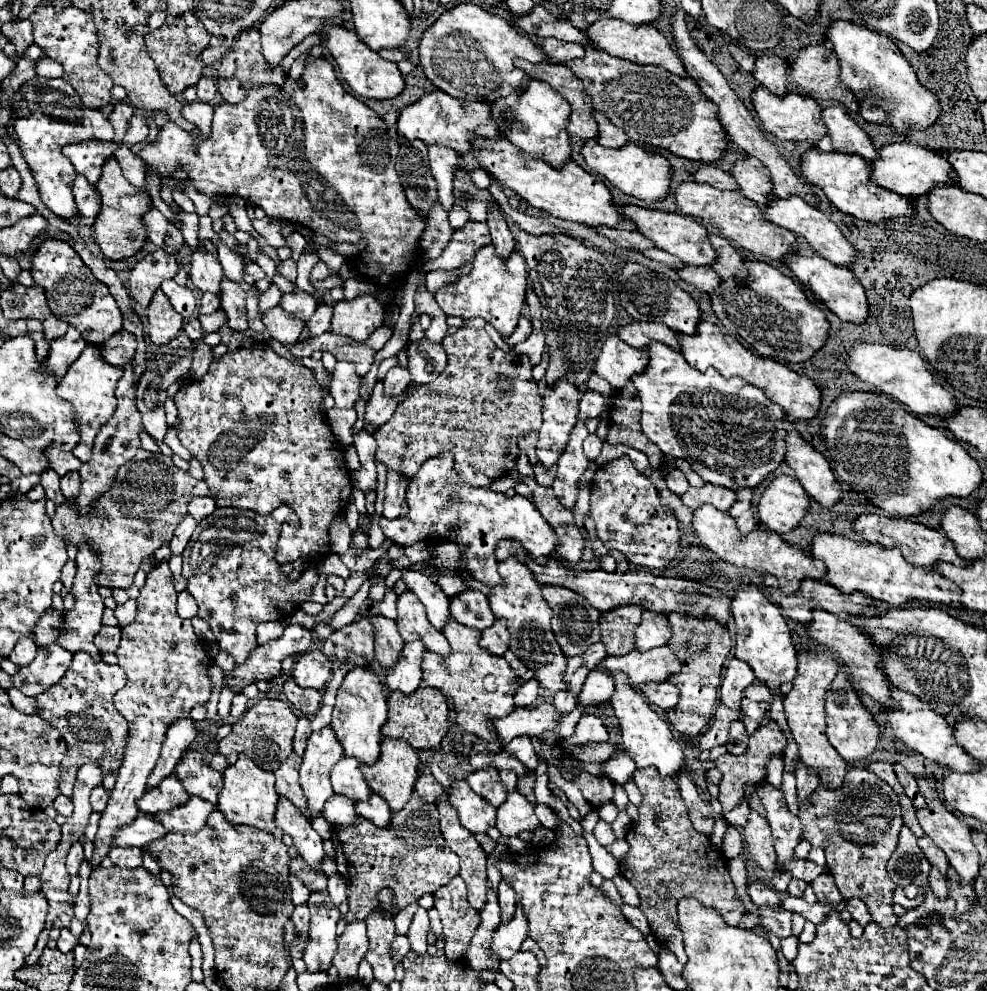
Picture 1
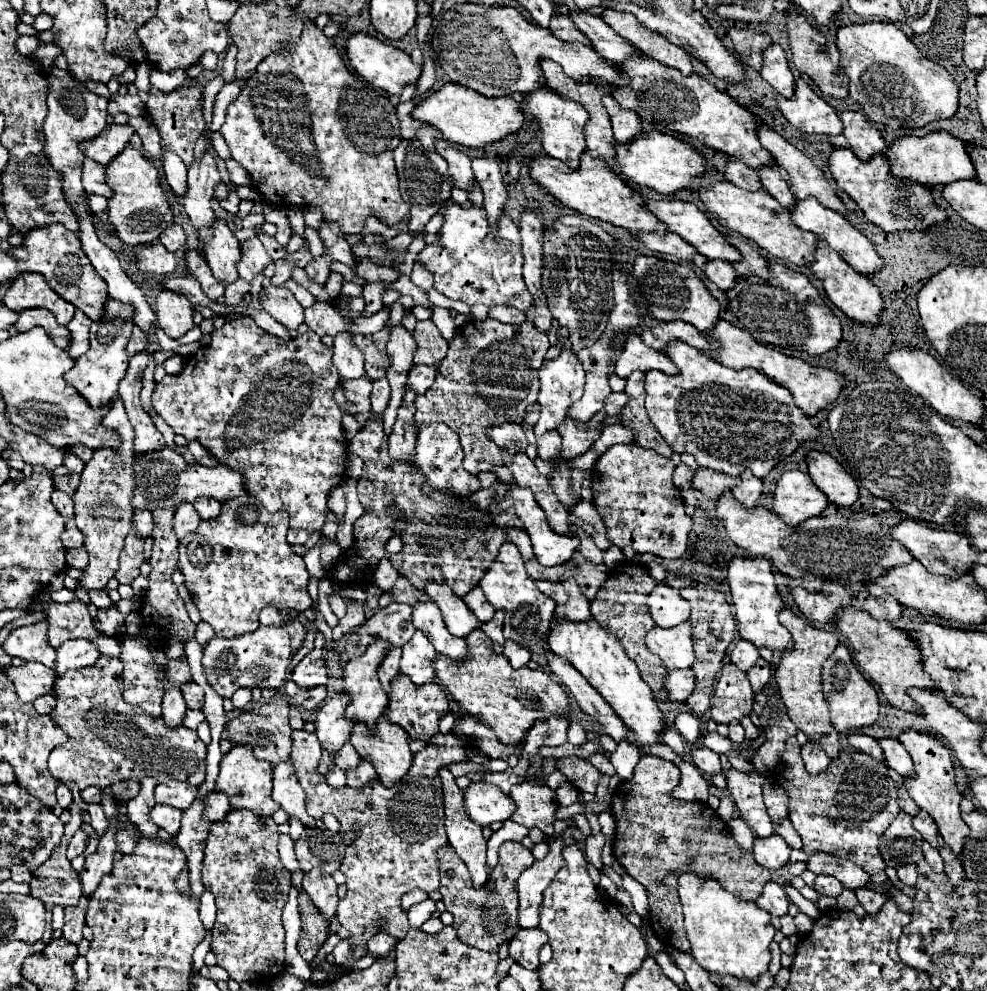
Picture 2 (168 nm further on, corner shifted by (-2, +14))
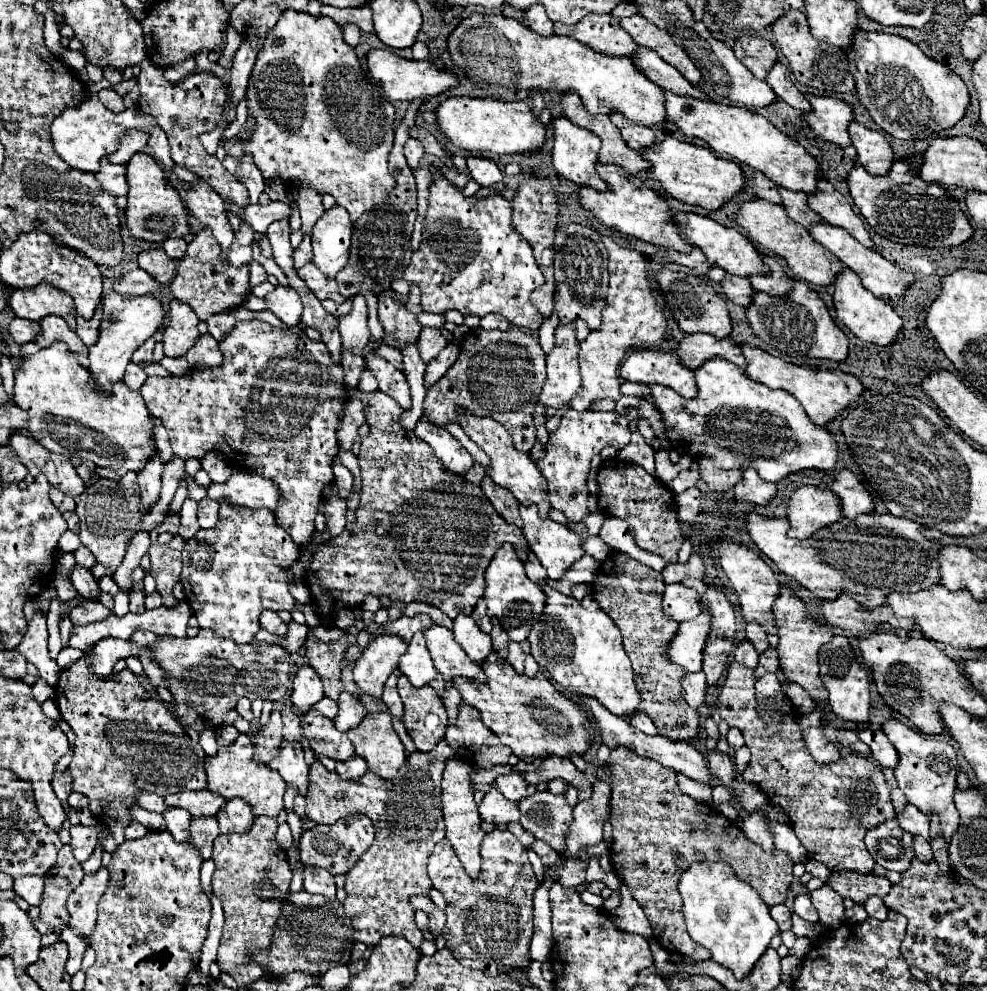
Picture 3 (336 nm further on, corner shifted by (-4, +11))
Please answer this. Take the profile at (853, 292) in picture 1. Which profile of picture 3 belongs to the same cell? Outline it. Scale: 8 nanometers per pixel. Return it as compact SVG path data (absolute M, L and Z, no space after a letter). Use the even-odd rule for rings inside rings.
M845 268L835 284L833 284L833 304L835 304L835 312L837 312L837 318L861 340L865 342L871 342L871 344L877 344L877 346L889 346L893 344L893 340L897 338L901 326L903 326L903 320L899 318L899 314L881 298L875 298L869 290L863 288L859 276Z

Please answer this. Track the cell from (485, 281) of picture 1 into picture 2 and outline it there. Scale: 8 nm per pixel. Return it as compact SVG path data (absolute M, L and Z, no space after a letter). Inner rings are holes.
M457 203L443 205L445 221L439 229L439 241L425 245L425 249L417 255L417 261L421 261L435 275L435 289L449 299L463 301L467 305L509 305L525 311L533 303L533 297L521 275L521 237L515 223L513 229L509 229L509 223L501 223L499 233L493 235L483 209L461 209Z

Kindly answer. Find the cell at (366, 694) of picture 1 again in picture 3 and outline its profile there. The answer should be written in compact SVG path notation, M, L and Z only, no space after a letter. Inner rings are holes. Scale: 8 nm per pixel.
M379 634L377 638L373 638L353 668L357 686L365 694L373 694L379 698L387 678L397 668L399 658L405 650L407 644L399 636Z

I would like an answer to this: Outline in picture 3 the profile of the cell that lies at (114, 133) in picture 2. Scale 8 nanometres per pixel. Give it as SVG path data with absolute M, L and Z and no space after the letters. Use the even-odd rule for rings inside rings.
M137 130L125 132L125 136L121 138L119 150L113 152L113 154L109 154L109 160L113 164L127 164L133 154L137 154L137 152L143 150L143 146L147 144L147 140L149 140L149 134L145 134L145 132L137 132Z

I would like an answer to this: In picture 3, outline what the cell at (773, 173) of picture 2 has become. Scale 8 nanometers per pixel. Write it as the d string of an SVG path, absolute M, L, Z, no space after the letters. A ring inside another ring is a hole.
M779 188L779 194L783 198L783 206L785 206L787 214L797 224L801 224L803 228L809 230L813 224L821 222L821 218L807 206L807 194L803 194L803 192L791 192L791 190L785 190L785 188Z

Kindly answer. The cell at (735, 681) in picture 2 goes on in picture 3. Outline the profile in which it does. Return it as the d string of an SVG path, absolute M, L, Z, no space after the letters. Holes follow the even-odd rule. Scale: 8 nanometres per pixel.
M733 660L717 696L721 718L741 730L745 746L751 750L751 762L743 778L755 782L771 804L787 812L797 838L813 860L823 862L831 872L855 870L869 874L875 862L863 844L863 836L873 826L895 818L881 766L859 754L847 754L833 764L813 762L799 726L799 712L787 712L779 724L765 724L757 714L755 682L753 670Z

